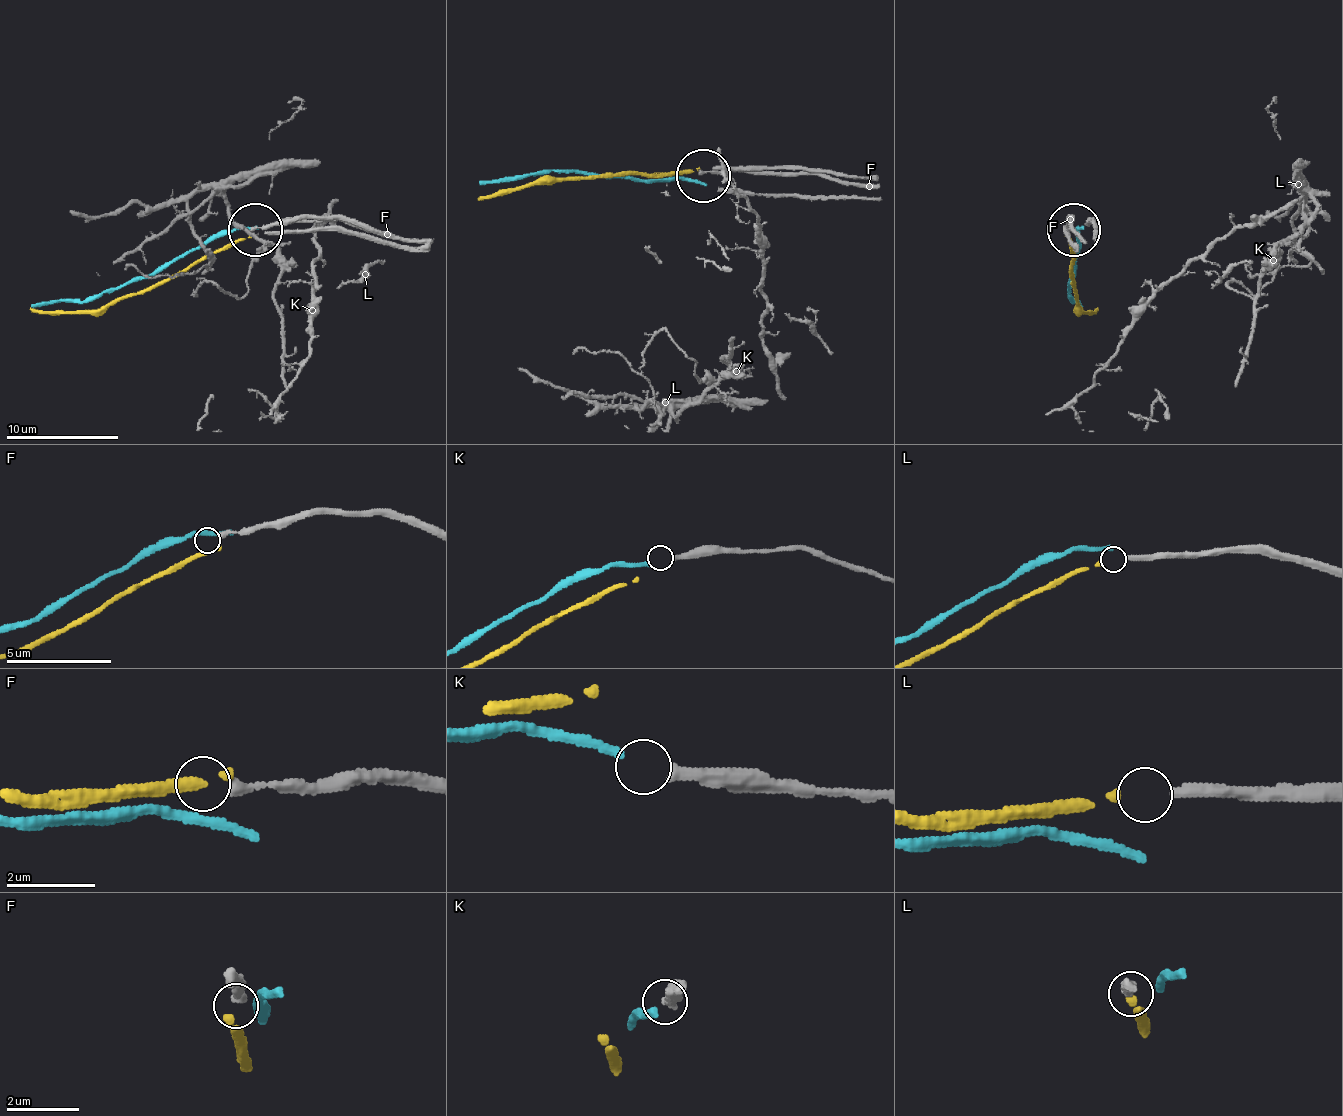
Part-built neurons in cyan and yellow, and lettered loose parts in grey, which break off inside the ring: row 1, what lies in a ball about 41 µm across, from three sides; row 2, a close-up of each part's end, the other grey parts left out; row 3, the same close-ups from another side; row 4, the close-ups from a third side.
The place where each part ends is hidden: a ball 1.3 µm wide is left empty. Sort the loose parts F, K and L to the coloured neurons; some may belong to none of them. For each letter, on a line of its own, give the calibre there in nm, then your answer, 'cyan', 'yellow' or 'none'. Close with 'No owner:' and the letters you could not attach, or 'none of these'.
F: 200 nm | none
K: 240 nm | cyan
L: 260 nm | yellow
No owner: F

